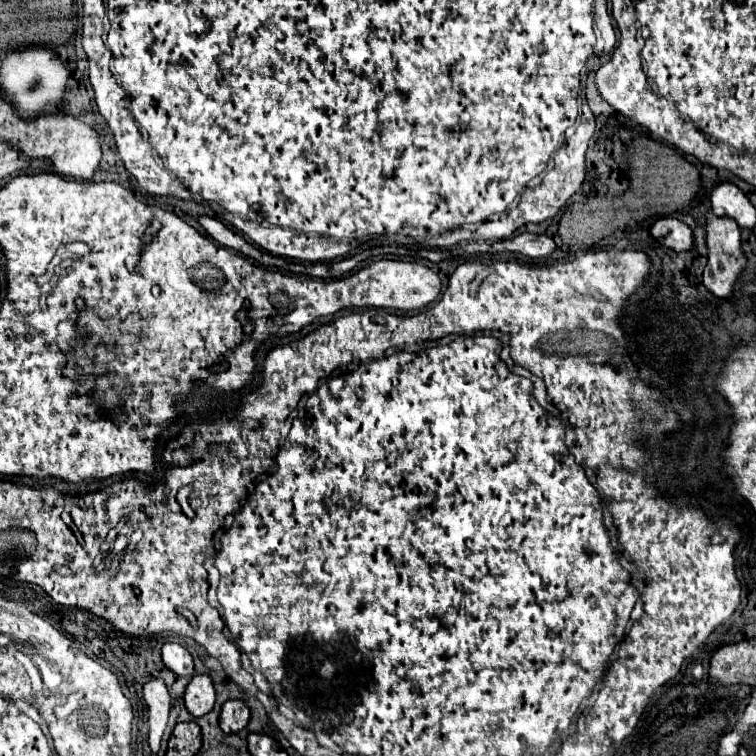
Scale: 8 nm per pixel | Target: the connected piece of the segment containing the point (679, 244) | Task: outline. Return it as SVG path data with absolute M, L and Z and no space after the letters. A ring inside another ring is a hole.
M662 217L650 225L650 235L674 251L686 251L694 245L692 231L674 217Z

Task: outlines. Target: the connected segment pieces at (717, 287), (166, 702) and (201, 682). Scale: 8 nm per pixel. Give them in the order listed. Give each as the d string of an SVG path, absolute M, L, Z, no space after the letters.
M706 213L706 245L708 263L704 267L704 287L716 297L728 299L746 263L746 257L742 257L738 223L728 217Z
M150 679L144 685L144 699L148 703L148 723L156 723L152 727L162 729L162 731L152 731L152 733L164 733L164 725L158 723L168 723L168 713L170 713L170 693L166 689L166 683L162 679Z
M194 675L184 693L184 703L190 715L202 717L210 713L214 707L214 701L216 701L216 691L214 691L212 679L208 675Z

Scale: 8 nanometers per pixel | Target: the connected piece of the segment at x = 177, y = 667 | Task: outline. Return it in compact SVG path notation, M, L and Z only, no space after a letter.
M166 643L162 647L162 659L164 665L174 671L180 677L192 677L194 673L194 663L192 663L192 655L186 651L186 647L178 645L178 643Z

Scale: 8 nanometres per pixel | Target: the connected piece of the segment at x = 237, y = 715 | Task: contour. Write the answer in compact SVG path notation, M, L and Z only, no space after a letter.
M230 699L222 707L220 727L224 733L236 733L248 725L248 719L250 719L250 709L242 701Z

